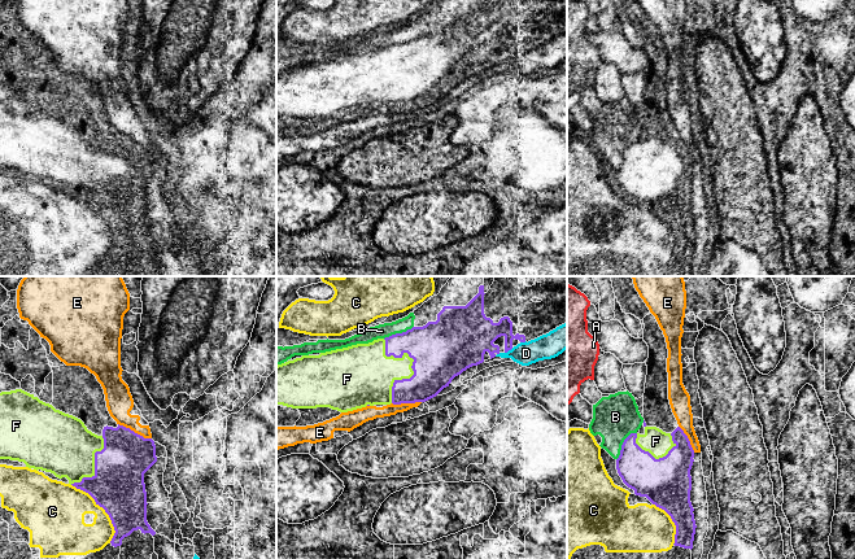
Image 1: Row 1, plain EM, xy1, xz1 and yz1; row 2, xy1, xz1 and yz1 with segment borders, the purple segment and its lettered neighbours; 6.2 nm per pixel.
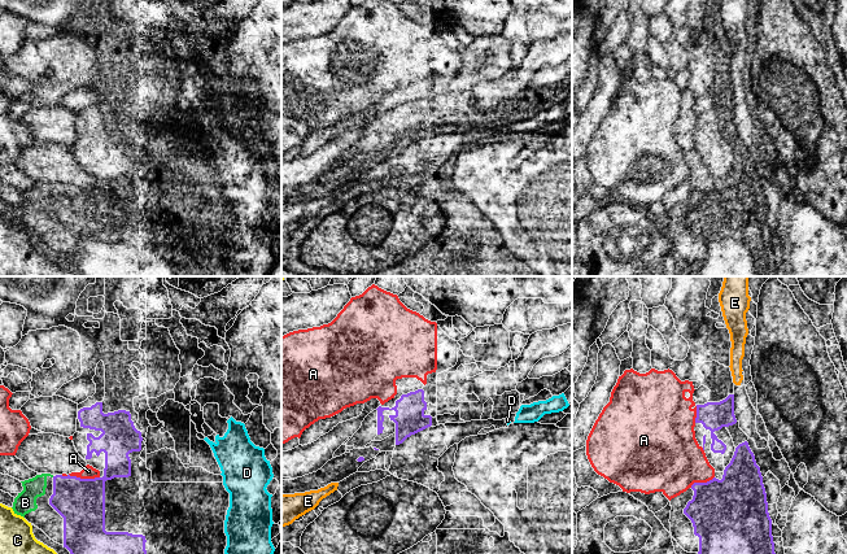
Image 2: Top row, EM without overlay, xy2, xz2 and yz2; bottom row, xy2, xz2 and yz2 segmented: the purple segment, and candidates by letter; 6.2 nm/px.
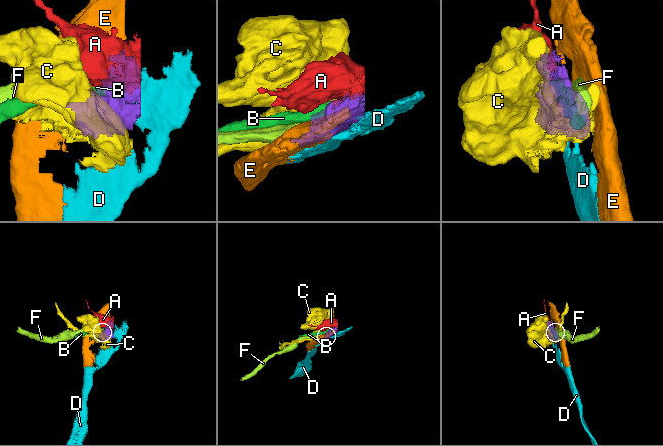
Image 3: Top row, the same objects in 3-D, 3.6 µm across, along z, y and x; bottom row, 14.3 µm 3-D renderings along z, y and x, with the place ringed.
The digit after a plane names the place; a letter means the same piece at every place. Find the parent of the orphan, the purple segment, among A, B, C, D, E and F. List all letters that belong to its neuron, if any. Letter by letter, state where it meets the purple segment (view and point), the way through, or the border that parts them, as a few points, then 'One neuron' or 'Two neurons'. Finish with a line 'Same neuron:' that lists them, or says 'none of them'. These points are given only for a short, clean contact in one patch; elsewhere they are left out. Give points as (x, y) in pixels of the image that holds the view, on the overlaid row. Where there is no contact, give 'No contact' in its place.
A: Touches purple at xy2 (79, 478). Two neurons
B: Touches purple at yz1 (623, 444). Two neurons
C: Touches purple at xy1 (104, 509). Two neurons
D: Touches purple at xz1 (509, 349). Two neurons
E: Touches purple at xy1 (134, 432). Two neurons
F: Touches purple at xz1 (413, 365). One neuron
Same neuron: F

